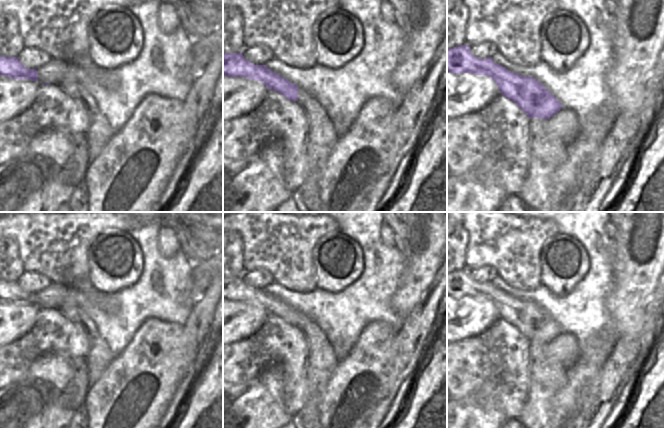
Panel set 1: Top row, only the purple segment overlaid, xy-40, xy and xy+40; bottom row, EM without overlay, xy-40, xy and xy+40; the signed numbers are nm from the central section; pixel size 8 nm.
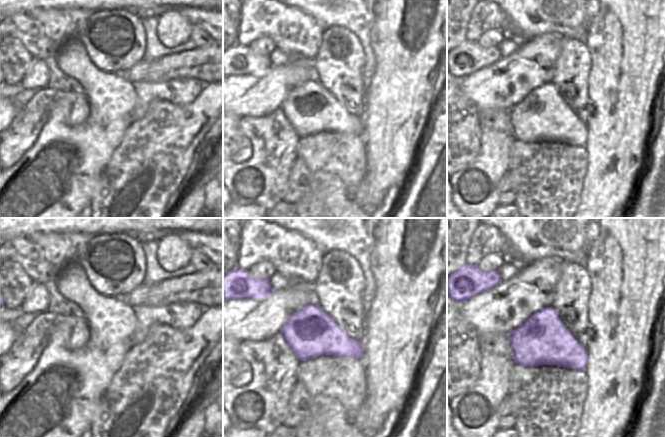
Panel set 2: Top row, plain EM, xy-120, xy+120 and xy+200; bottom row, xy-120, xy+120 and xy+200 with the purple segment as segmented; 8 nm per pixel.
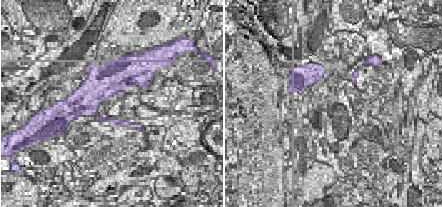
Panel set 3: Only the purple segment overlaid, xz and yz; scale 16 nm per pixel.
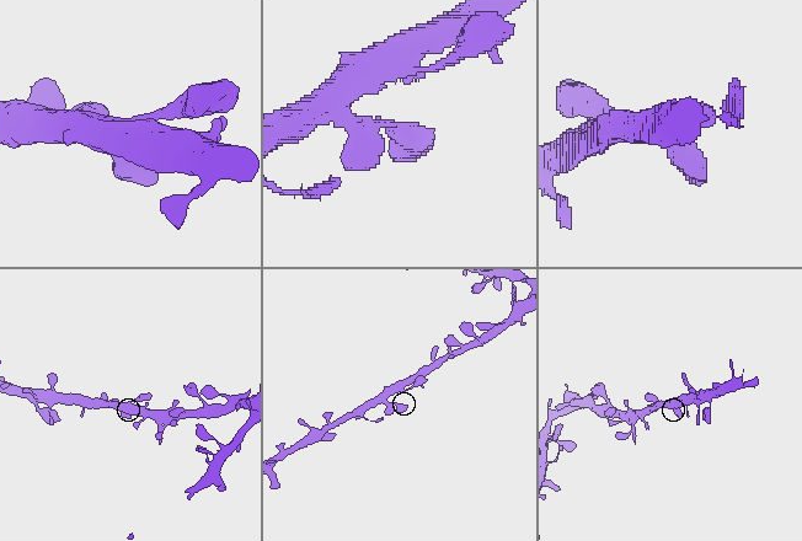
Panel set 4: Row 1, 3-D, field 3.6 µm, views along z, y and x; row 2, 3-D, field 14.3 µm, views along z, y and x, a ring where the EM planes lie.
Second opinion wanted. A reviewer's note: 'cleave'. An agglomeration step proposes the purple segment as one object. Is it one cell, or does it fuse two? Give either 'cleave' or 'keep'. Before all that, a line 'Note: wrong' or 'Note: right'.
Note: wrong
keep

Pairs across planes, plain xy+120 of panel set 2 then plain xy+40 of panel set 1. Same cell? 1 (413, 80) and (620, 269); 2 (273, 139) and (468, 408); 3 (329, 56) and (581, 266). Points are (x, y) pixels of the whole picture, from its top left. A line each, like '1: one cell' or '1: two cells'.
1: one cell
2: two cells
3: one cell

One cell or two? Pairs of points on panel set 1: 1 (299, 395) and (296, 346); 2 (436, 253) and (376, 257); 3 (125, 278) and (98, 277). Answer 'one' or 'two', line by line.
1: one
2: two
3: one

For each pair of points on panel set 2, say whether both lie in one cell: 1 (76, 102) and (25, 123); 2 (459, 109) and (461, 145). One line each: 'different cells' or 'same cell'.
1: same cell
2: same cell

